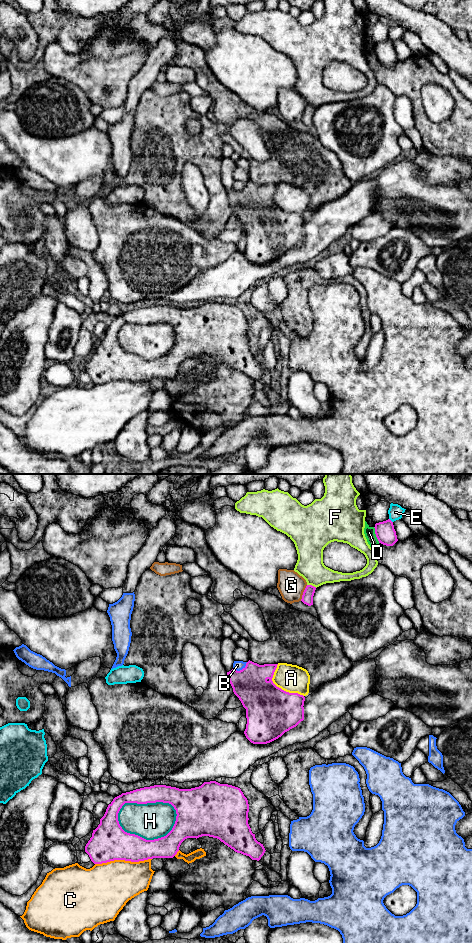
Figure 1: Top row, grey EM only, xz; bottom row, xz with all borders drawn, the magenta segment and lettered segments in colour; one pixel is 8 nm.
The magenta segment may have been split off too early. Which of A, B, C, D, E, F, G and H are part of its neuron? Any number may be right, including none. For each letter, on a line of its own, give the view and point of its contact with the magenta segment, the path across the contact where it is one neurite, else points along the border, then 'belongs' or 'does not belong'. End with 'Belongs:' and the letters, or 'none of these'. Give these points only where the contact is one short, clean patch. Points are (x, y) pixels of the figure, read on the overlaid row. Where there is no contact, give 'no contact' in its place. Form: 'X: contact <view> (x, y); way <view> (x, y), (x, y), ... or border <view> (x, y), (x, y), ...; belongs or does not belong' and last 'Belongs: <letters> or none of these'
A: contact xz (278, 687); does not belong
B: contact xz (240, 670); does not belong
C: contact xz (123, 859); does not belong
D: contact xz (376, 535); does not belong
E: contact xz (390, 520); does not belong
F: contact xz (311, 585); does not belong
G: contact xz (303, 593); does not belong
H: contact xz (148, 802); does not belong
Belongs: none of these

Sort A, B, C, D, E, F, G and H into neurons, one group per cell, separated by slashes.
A / B / C / D / E / F / G / H

